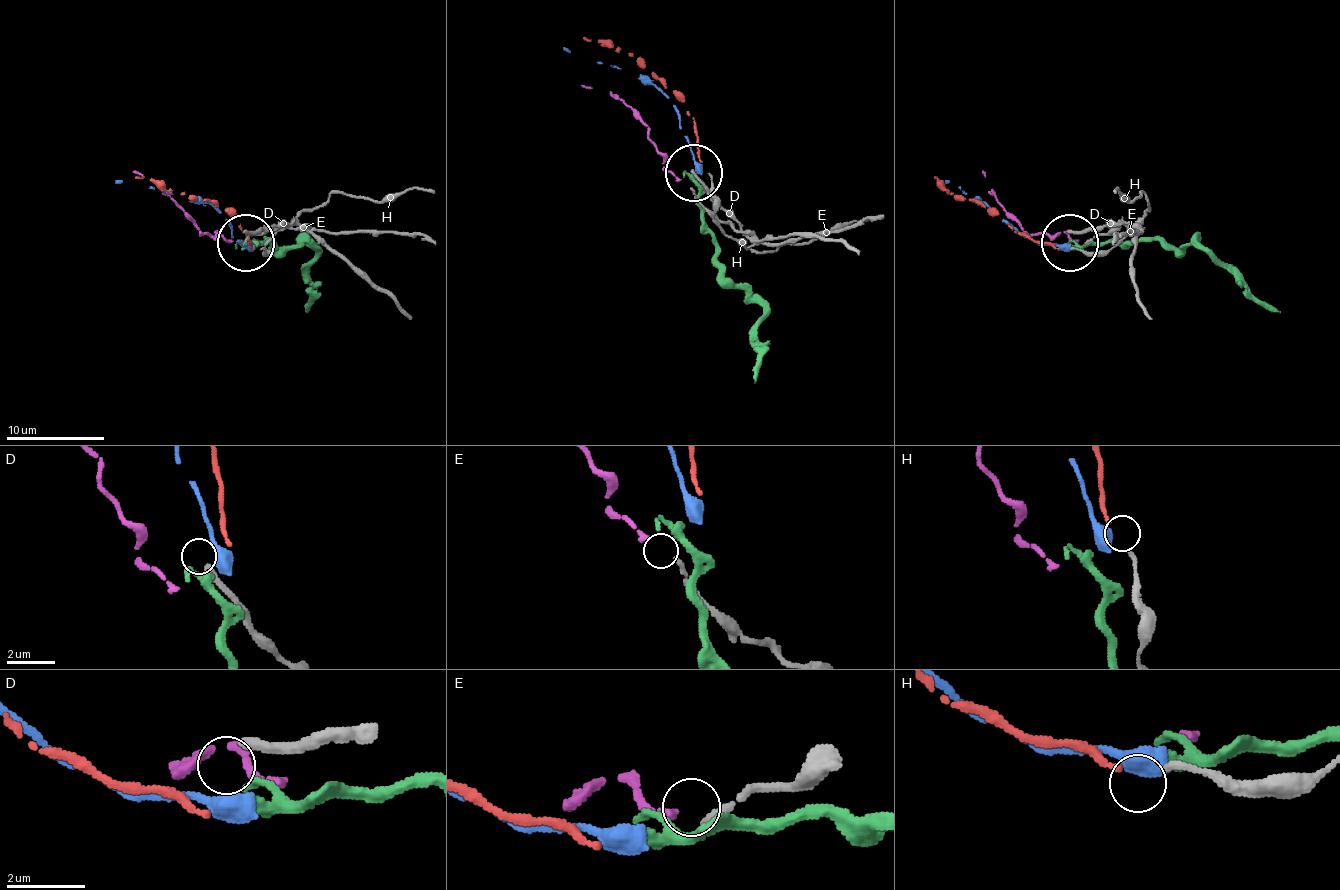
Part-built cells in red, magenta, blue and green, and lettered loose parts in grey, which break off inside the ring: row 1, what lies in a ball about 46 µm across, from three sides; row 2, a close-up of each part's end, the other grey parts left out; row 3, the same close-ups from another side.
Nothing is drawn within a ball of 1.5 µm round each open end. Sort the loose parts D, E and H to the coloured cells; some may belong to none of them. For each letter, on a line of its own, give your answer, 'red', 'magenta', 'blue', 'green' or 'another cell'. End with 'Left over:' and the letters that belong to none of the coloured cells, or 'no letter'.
D: another cell
E: magenta
H: red
Left over: D

